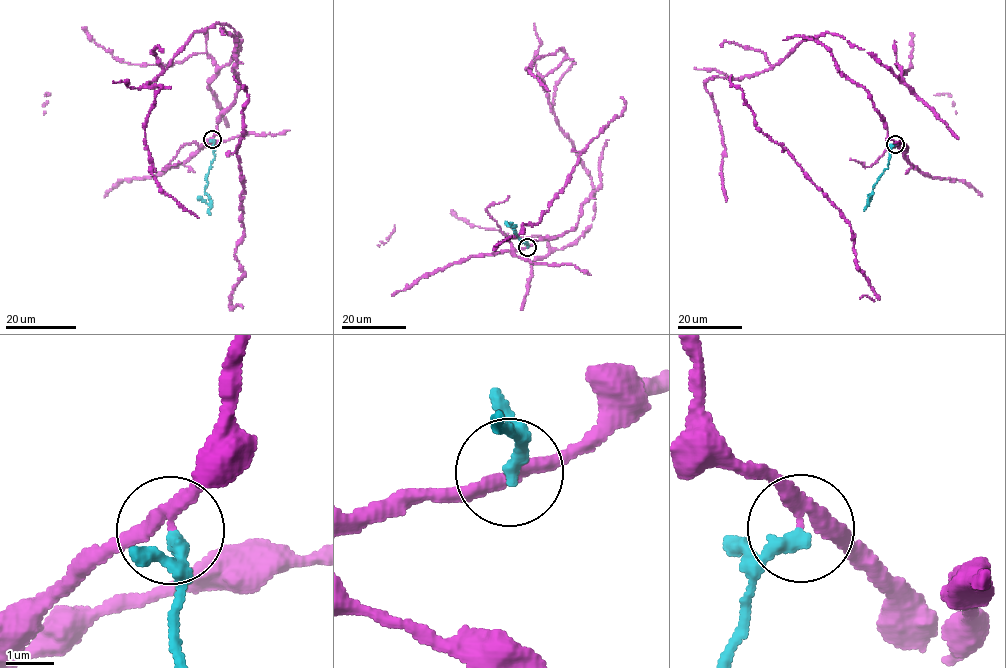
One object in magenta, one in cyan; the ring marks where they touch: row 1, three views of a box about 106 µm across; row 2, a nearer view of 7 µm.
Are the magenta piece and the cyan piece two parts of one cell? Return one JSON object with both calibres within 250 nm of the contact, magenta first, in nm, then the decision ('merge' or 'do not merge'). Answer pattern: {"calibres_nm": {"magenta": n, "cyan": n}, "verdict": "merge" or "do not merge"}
{"calibres_nm": {"magenta": 240, "cyan": 320}, "verdict": "do not merge"}

